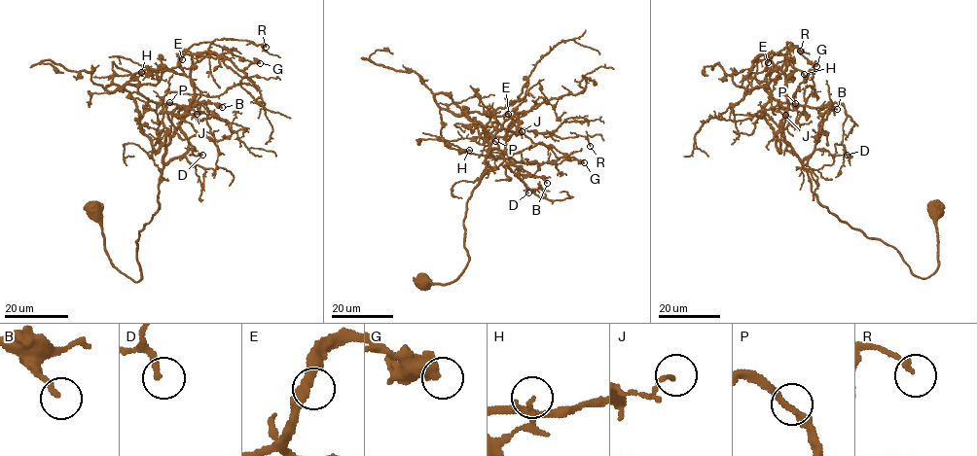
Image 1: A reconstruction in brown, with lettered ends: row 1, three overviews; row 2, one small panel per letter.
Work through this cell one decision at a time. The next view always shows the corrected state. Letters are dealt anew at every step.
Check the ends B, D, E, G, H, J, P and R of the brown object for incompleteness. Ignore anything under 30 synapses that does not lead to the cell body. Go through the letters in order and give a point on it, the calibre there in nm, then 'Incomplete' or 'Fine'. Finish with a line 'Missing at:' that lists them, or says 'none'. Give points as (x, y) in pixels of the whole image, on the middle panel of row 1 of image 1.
B: Place: (547, 183). Thickness 200 nm. Fine
D: Place: (528, 192). Thickness 200 nm. Fine
E: Place: (508, 114). Thickness 360 nm. Fine
G: Place: (584, 162). Thickness 550 nm. Fine
H: Place: (469, 150). Thickness 110 nm. Fine
J: Place: (522, 131). Thickness 140 nm. Fine
P: Place: (495, 141). Thickness 320 nm. Fine
R: Place: (590, 146). Thickness 160 nm. Fine
Missing at: none

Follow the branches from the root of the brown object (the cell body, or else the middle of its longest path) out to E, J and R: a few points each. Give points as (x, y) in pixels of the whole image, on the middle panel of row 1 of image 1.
E: (424, 282), (450, 283), (466, 264), (465, 206), (485, 172), (495, 132), (520, 132), (508, 114)
J: (424, 282), (450, 283), (464, 268), (469, 260), (465, 206), (485, 172), (489, 143), (499, 129), (522, 131)
R: (424, 282), (450, 283), (466, 264), (465, 206), (499, 129), (583, 136), (590, 146)

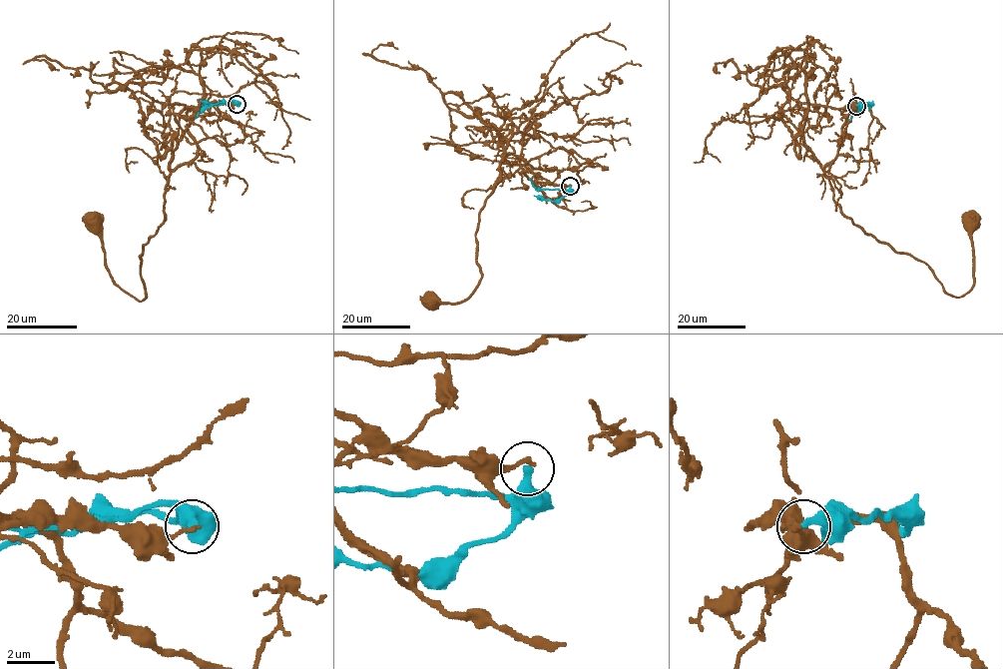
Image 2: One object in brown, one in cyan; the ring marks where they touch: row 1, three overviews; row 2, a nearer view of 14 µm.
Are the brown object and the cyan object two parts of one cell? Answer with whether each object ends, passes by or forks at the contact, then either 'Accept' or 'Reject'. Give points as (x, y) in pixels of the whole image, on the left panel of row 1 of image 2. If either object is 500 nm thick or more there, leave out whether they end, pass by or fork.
At the ring brown ends. At the ring cyan ends. Reject

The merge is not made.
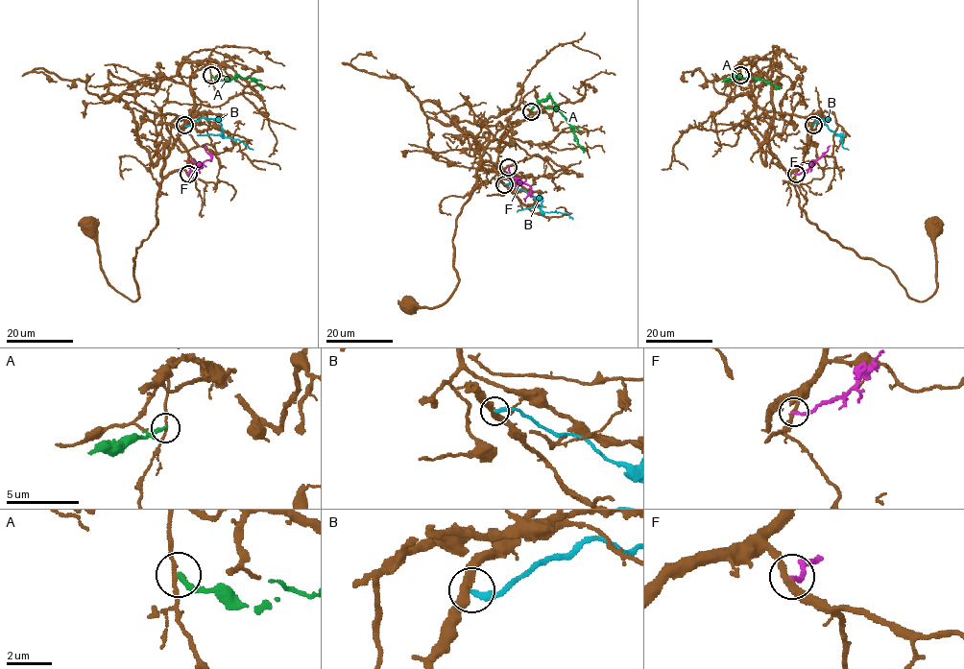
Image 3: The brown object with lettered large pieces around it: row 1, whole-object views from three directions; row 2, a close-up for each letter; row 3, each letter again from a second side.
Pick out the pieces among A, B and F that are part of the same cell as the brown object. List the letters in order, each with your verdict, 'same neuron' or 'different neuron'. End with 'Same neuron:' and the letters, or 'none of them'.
A: different neuron
B: different neuron
F: different neuron
Same neuron: none of them

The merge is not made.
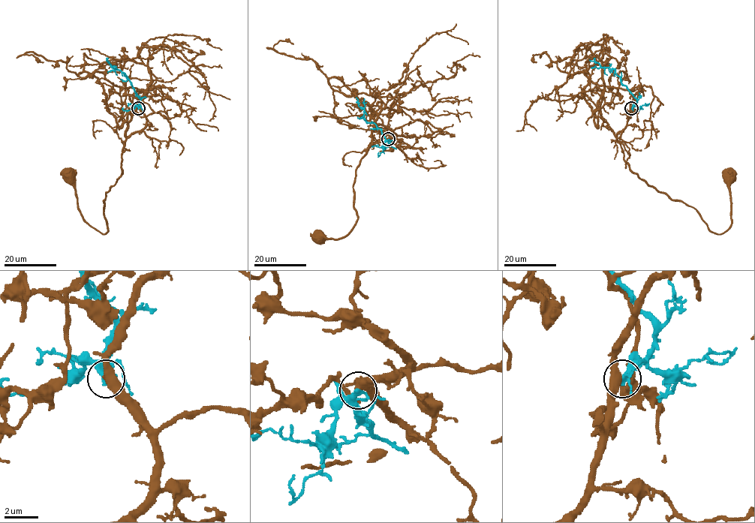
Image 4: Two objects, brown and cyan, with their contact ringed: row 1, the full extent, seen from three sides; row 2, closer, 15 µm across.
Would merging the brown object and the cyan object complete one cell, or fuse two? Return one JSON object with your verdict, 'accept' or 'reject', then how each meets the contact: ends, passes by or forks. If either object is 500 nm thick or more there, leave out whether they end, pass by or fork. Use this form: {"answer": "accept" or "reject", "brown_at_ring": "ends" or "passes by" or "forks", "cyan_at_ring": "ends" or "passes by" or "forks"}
{"answer": "reject", "brown_at_ring": "passes by", "cyan_at_ring": "ends"}

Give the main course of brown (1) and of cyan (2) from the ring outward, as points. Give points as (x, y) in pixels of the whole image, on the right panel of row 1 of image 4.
1: (631, 108), (627, 125), (617, 134), (629, 169), (672, 199), (693, 206), (719, 234), (731, 224), (729, 175)
2: (631, 108), (636, 99), (621, 82), (615, 70), (603, 67), (589, 59)

